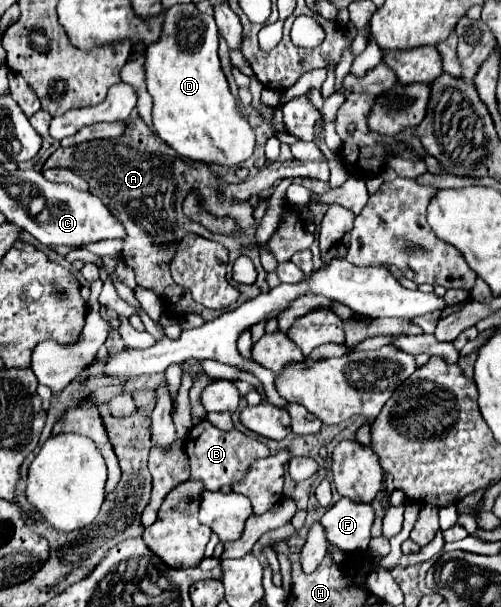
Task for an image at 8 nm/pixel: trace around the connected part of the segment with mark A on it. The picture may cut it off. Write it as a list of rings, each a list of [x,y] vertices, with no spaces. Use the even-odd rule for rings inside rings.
[[[138,117],[130,121],[130,133],[124,133],[124,137],[86,141],[74,147],[58,147],[48,157],[42,171],[54,167],[66,167],[82,175],[88,181],[90,191],[96,193],[108,205],[108,209],[112,209],[112,213],[120,217],[120,221],[124,221],[128,237],[124,239],[122,259],[134,269],[136,283],[140,287],[152,289],[166,303],[170,315],[180,317],[184,313],[196,311],[204,315],[206,321],[212,321],[222,311],[204,309],[204,305],[196,303],[184,287],[172,281],[168,269],[172,249],[176,247],[176,241],[180,241],[184,233],[192,231],[202,237],[212,237],[212,231],[204,229],[198,223],[192,223],[190,219],[184,219],[182,199],[192,187],[196,187],[202,193],[204,201],[206,199],[210,201],[212,215],[236,217],[238,225],[248,233],[252,233],[252,207],[250,201],[226,201],[220,191],[224,181],[212,173],[210,165],[192,159],[188,159],[188,165],[174,165],[176,159],[180,159],[178,153],[172,151],[168,145],[164,145],[164,141],[160,141],[160,137],[156,137],[156,133],[152,133],[146,127],[146,123]]]

